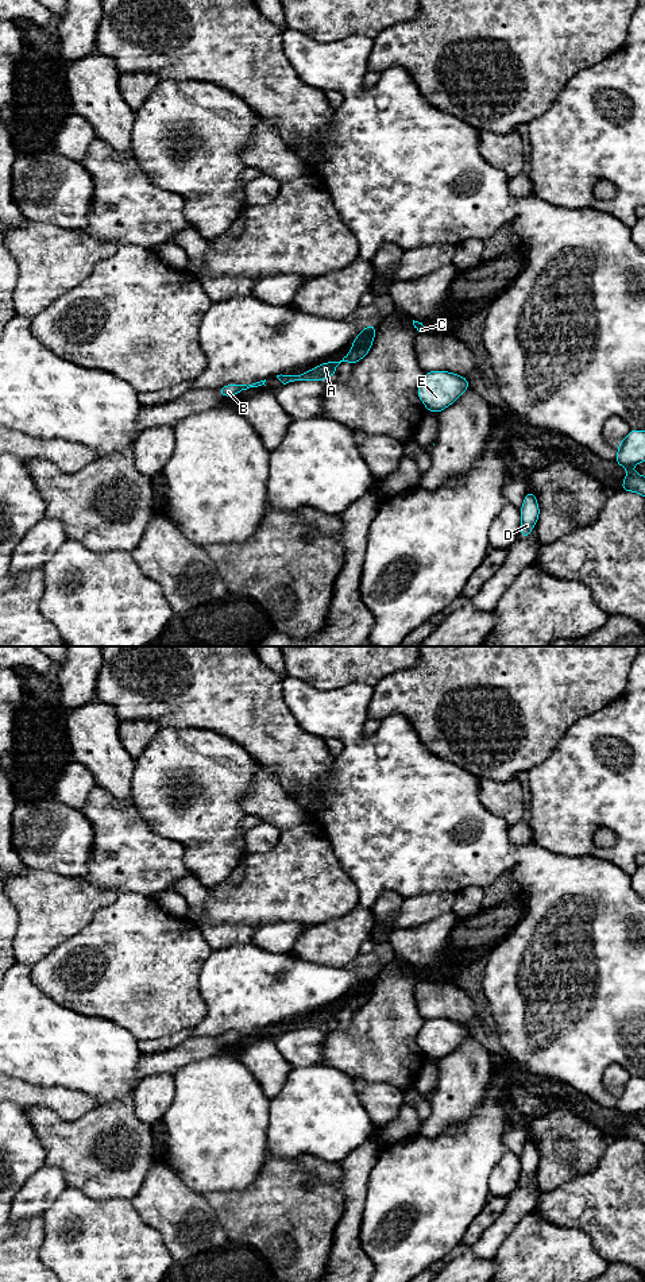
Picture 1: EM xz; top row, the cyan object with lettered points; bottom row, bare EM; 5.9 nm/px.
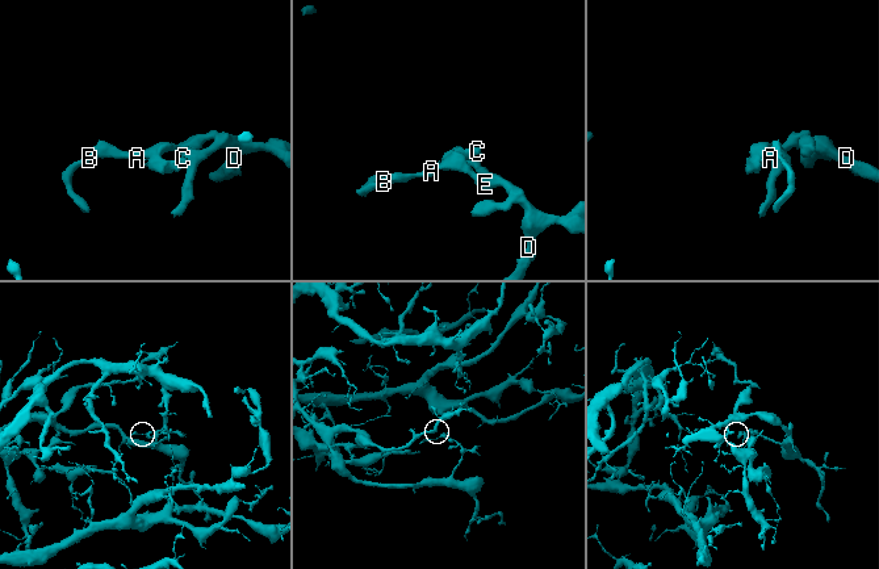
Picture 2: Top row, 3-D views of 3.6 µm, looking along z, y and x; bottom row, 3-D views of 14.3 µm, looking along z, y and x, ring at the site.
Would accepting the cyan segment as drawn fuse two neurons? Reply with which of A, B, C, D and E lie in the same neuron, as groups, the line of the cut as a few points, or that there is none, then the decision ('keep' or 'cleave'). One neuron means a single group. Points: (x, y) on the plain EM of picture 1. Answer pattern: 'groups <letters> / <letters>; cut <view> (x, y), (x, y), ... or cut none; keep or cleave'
groups A B D E / C; cut xz (371, 988), (363, 988), (352, 995); cleave

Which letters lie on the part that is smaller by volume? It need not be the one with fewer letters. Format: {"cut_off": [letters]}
{"cut_off": ["C"]}

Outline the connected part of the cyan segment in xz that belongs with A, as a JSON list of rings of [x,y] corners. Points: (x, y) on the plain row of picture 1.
[[[363,988],[360,992],[358,992],[356,995],[352,995],[352,997],[340,1008],[340,1009],[327,1009],[327,1011],[322,1011],[322,1012],[318,1012],[316,1013],[313,1018],[310,1019],[306,1019],[306,1020],[302,1020],[300,1023],[277,1023],[277,1026],[283,1031],[293,1031],[293,1030],[297,1030],[297,1028],[325,1028],[327,1026],[335,1023],[336,1020],[336,1016],[337,1013],[341,1011],[341,1009],[347,1009],[347,1011],[351,1011],[352,1013],[356,1012],[360,1007],[363,1007],[371,997],[371,993],[372,993],[372,989],[371,988]]]

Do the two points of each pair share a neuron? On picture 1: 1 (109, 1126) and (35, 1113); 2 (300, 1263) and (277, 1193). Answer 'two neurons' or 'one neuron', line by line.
1: one neuron
2: one neuron

